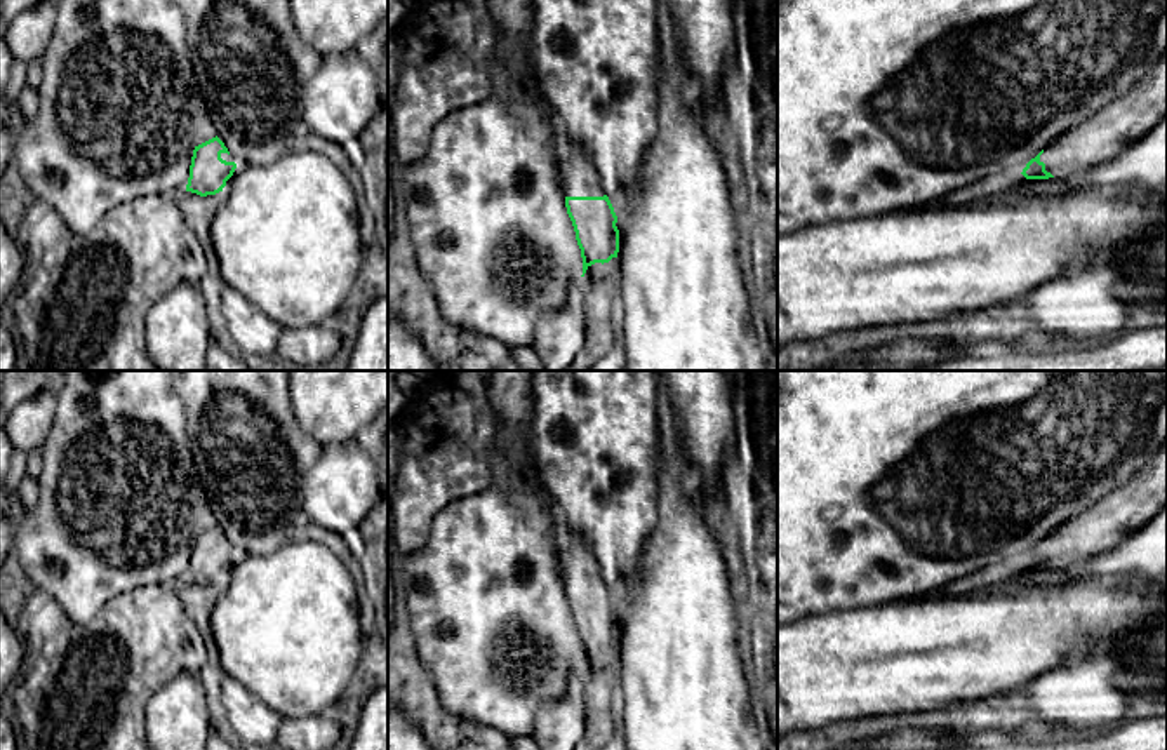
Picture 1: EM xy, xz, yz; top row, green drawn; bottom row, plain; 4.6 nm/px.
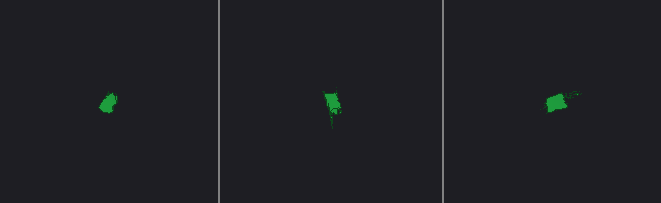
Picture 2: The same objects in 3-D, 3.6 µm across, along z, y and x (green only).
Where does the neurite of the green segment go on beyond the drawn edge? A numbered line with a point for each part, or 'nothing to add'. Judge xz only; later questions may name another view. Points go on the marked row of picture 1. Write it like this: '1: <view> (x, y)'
1: xz (580, 176)
2: xz (599, 275)

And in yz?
1: yz (1084, 150)

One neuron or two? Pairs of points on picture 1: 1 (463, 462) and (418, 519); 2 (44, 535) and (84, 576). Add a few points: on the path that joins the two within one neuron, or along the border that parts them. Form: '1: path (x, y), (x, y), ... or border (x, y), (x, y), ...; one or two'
1: path (449, 475), (420, 505); one
2: path (54, 545), (75, 566); one

